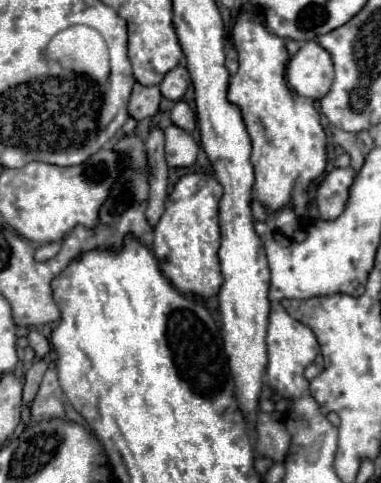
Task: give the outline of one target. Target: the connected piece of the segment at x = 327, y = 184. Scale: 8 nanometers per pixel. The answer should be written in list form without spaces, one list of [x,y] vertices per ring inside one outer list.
[[[335,168],[329,174],[325,174],[325,178],[319,182],[315,192],[315,198],[317,198],[315,202],[323,220],[335,220],[345,210],[345,200],[349,198],[349,184],[353,184],[353,176],[355,172],[351,168]]]

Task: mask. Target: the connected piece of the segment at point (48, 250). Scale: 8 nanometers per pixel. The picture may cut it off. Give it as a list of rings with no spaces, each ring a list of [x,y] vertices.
[[[51,242],[51,244],[45,244],[45,246],[41,246],[41,248],[35,252],[35,260],[41,260],[41,262],[45,262],[45,260],[53,258],[53,256],[59,252],[59,248],[61,248],[61,242]]]

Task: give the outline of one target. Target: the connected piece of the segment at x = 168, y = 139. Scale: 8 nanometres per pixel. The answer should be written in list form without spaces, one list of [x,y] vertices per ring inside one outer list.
[[[173,124],[165,130],[165,160],[171,168],[193,166],[197,160],[197,152],[199,144],[191,134]]]

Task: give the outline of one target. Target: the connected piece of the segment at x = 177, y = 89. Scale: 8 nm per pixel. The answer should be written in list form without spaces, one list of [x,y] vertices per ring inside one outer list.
[[[179,64],[177,68],[173,68],[161,82],[161,94],[167,98],[167,100],[181,100],[185,90],[189,86],[189,72],[185,68],[185,64]]]

